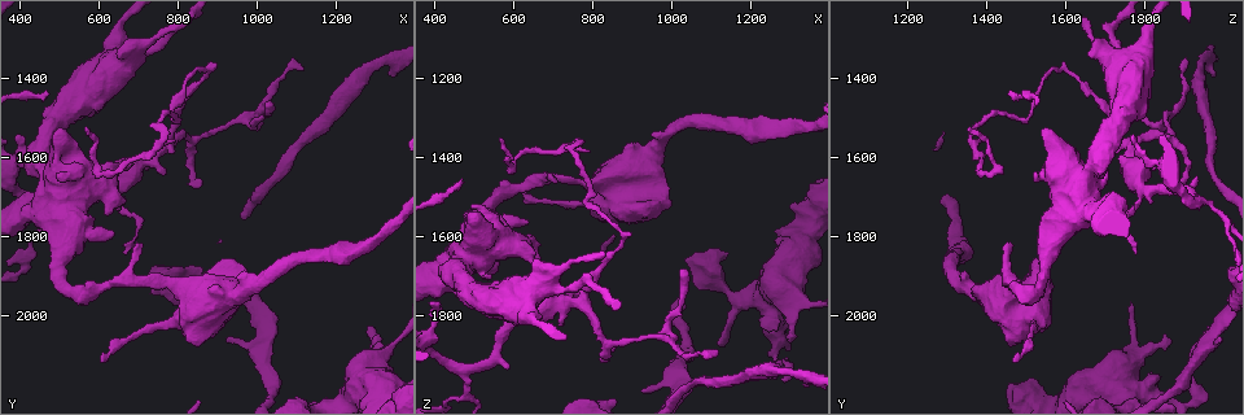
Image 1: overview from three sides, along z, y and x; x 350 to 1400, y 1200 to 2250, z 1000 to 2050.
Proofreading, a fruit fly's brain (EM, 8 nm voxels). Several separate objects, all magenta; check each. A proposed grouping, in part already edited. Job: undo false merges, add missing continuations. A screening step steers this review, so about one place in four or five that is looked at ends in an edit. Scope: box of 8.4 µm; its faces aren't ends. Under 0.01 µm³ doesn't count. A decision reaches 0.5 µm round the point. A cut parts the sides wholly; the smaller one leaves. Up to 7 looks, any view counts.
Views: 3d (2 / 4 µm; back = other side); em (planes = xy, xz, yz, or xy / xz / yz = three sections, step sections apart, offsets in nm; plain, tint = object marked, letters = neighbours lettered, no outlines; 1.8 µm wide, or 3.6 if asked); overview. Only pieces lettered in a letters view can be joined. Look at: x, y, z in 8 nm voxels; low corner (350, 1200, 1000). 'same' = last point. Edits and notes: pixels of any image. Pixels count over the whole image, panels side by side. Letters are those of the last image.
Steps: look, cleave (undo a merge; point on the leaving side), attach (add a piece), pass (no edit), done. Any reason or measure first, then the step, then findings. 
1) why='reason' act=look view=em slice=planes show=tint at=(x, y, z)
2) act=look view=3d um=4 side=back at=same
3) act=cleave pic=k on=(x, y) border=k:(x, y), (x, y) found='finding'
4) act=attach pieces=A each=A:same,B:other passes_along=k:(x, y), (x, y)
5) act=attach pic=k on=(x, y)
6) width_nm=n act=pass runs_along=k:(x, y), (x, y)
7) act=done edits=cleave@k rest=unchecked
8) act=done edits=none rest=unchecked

why='branch stops here' act=look view=3d um=4 at=(705, 1820, 1465)

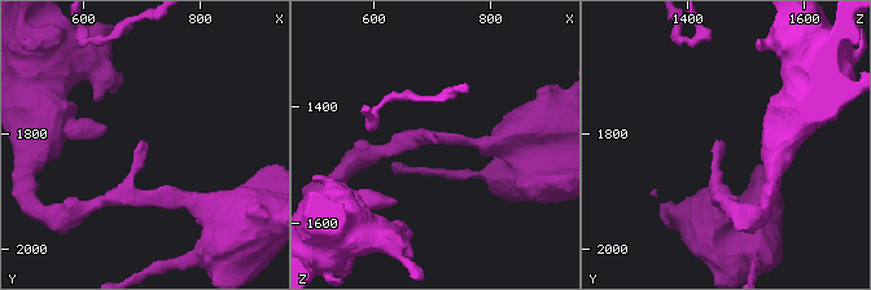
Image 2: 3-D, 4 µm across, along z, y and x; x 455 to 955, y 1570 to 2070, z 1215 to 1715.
why='now the EM' act=look view=em slice=xy step=4 show=tint at=(710, 1820, 1460)

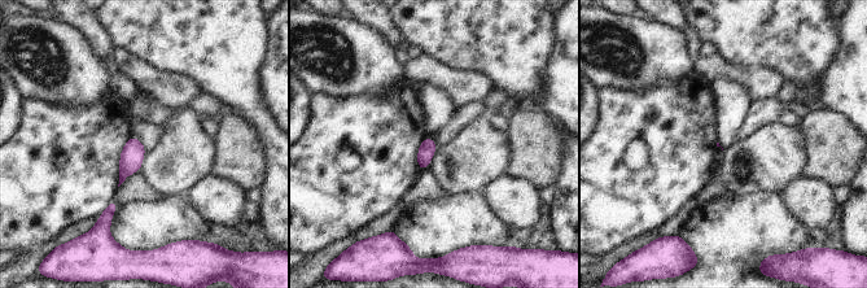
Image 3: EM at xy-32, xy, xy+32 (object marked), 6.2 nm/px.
act=look view=em slice=planes show=letters at=same

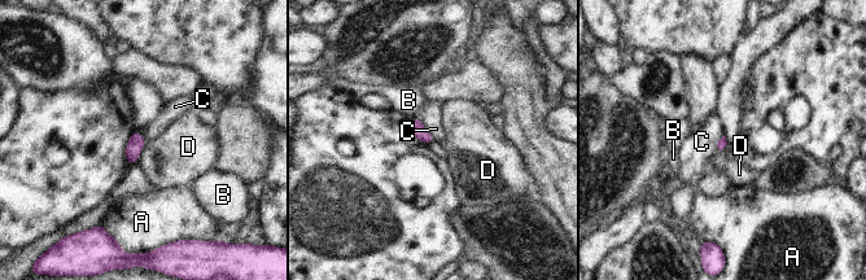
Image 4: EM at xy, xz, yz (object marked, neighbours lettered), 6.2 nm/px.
longest_contact=C:180nm act=pass each=A:other,B:other,C:other,D:other found='none of them fits'

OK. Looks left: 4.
why='abrupt turn' act=look view=em slice=planes show=letters at=(525, 1925, 1530)

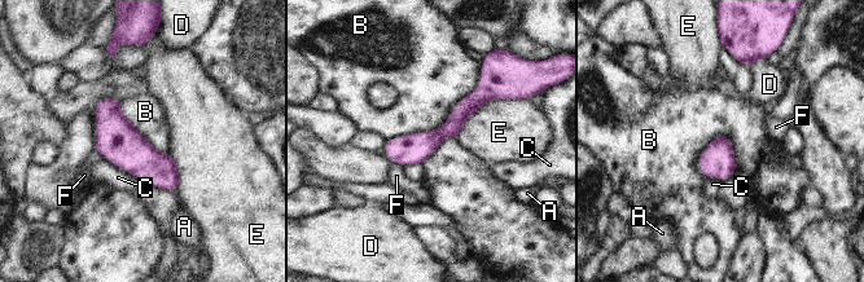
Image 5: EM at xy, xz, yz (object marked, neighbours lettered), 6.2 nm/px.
act=pass each=A:other,B:other,C:other,D:other,E:other,F:other border=5:(482, 69), (438, 128), (389, 141) found='all the same neuron'

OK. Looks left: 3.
why='sudden change in width' act=look view=em um=3.6 slice=xy step=8 show=tint at=(485, 1710, 1940)

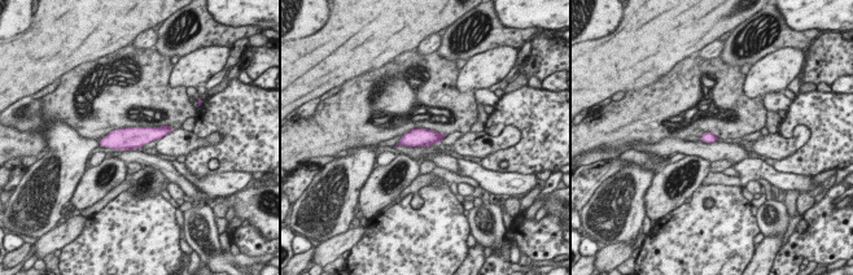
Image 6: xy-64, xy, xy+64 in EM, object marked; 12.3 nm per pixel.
act=look view=em um=3.6 slice=planes show=letters at=same

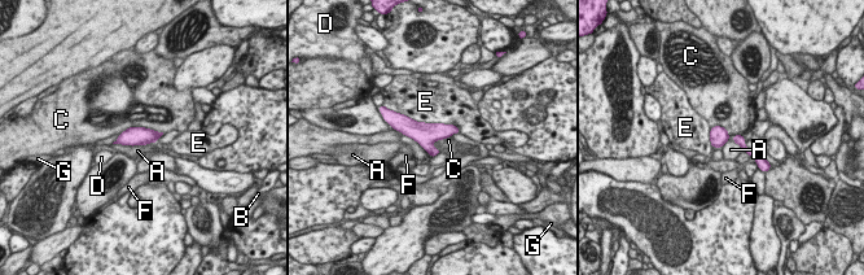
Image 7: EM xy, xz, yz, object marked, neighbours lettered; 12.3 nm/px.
longest_contact=E:850nm act=pass each=A:other,B:other,C:other,D:other,E:other,F:other,G:other border=7:(163, 132), (127, 127), (118, 135) found='one neuron here'

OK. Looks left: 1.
act=done edits=none rest=unchecked

